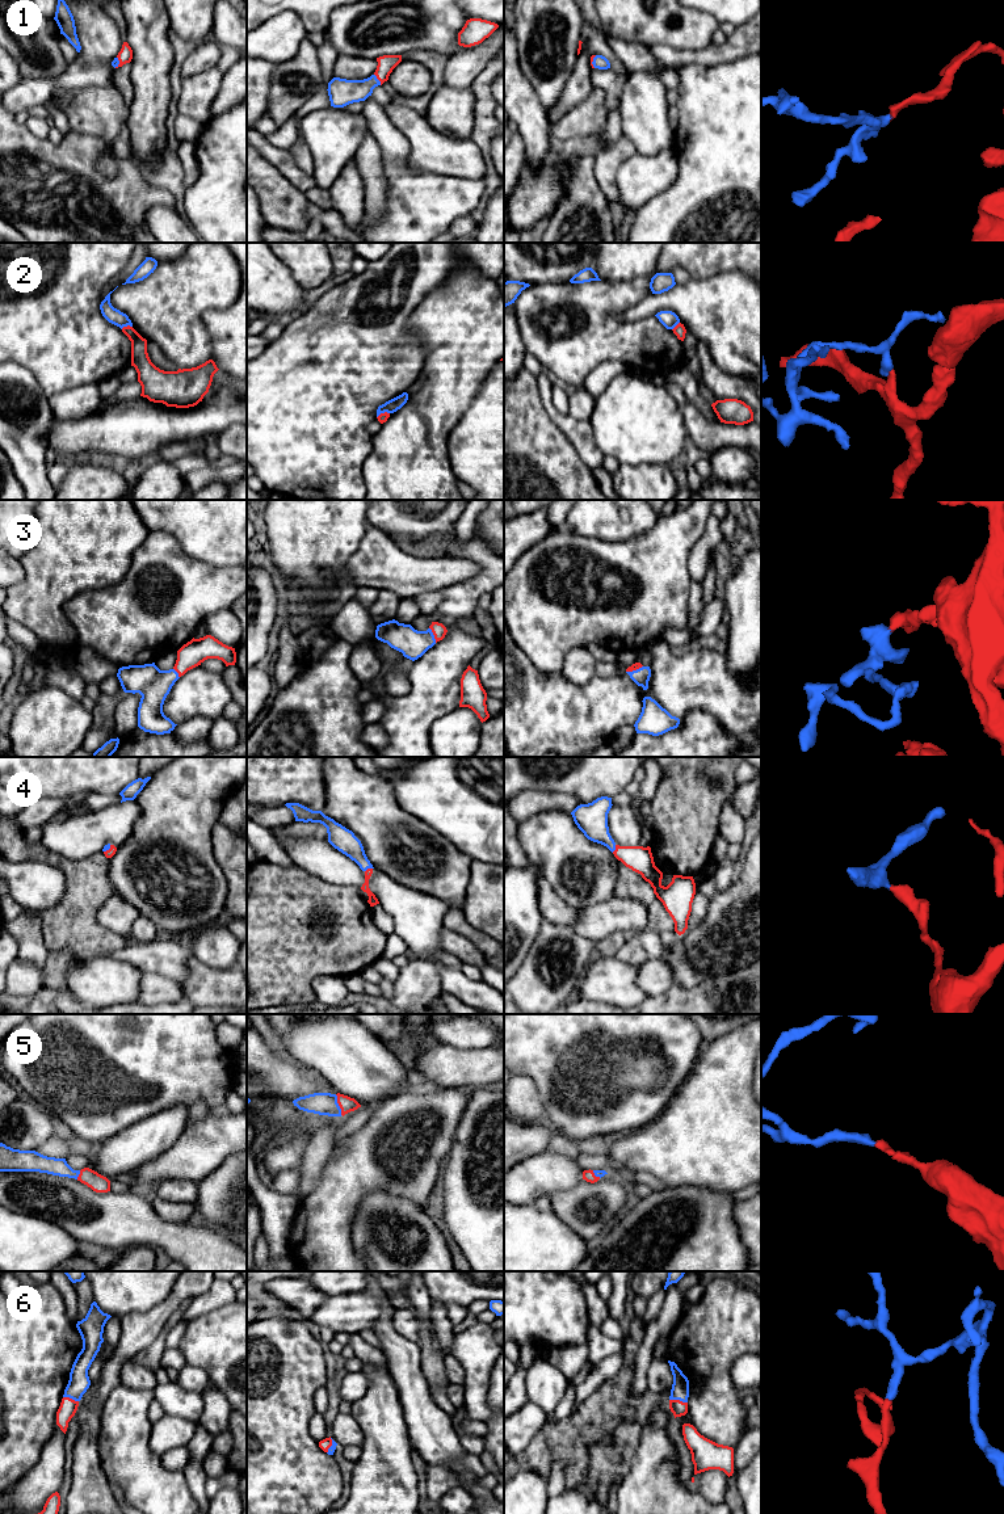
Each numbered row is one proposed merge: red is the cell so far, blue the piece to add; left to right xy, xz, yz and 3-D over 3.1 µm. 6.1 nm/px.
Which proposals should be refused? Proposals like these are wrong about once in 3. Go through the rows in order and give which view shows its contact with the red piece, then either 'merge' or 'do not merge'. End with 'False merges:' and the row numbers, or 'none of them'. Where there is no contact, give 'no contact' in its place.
1: contact in xz; merge
2: contact in xy; do not merge
3: contact in xz; merge
4: contact in xz; merge
5: contact in xz; merge
6: contact in yz; merge
False merges: 2

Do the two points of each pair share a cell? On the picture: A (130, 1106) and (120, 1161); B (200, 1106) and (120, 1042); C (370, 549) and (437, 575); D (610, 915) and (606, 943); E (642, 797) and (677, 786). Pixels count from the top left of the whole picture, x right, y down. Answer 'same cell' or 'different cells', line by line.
A: different cells
B: different cells
C: same cell
D: different cells
E: different cells

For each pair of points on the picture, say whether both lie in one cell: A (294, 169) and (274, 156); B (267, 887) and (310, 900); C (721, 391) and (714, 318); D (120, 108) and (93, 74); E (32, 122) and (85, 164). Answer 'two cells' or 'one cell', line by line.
A: one cell
B: one cell
C: two cells
D: two cells
E: two cells

